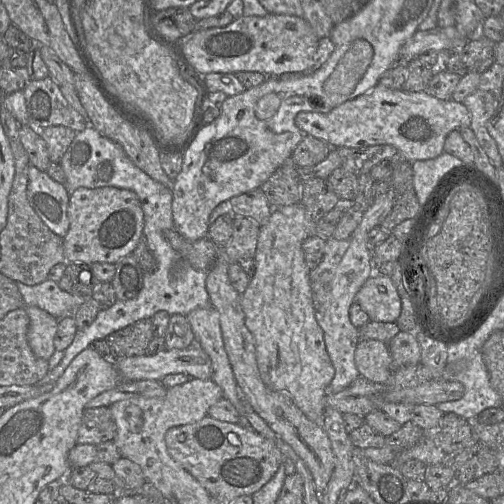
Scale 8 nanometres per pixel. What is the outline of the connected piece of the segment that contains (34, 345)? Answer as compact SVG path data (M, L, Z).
M37 306L23 308L29 317L27 338L30 348L37 357L48 361L56 351L54 337L59 319Z

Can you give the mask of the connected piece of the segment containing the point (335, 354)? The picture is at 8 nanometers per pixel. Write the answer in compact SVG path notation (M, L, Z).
M392 188L386 194L375 198L372 205L362 215L360 223L350 238L327 239L321 262L310 271L315 318L323 330L326 350L335 370L334 377L327 387L327 394L336 394L344 390L360 376L354 358L359 333L358 328L351 323L349 310L355 302L357 292L375 272L368 234L373 228L379 227L388 216L393 208L394 200Z

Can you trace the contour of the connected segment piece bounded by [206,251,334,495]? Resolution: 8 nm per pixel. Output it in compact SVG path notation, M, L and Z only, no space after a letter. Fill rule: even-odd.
M220 251L214 265L208 270L206 289L212 306L220 314L224 346L237 384L254 411L303 460L312 475L317 493L321 495L326 490L334 469L331 442L324 428L309 420L289 396L270 389L262 380L257 364L255 339L245 324L241 294L235 290L229 280L229 265L230 260L223 251Z

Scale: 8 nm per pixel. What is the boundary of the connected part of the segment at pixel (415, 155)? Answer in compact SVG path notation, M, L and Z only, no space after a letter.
M377 84L370 91L338 105L328 113L301 111L295 117L295 124L305 133L327 142L332 148L365 148L388 144L397 149L400 158L413 162L433 159L442 154L447 135L453 130L470 127L471 115L462 102L441 100L426 91L408 92Z

